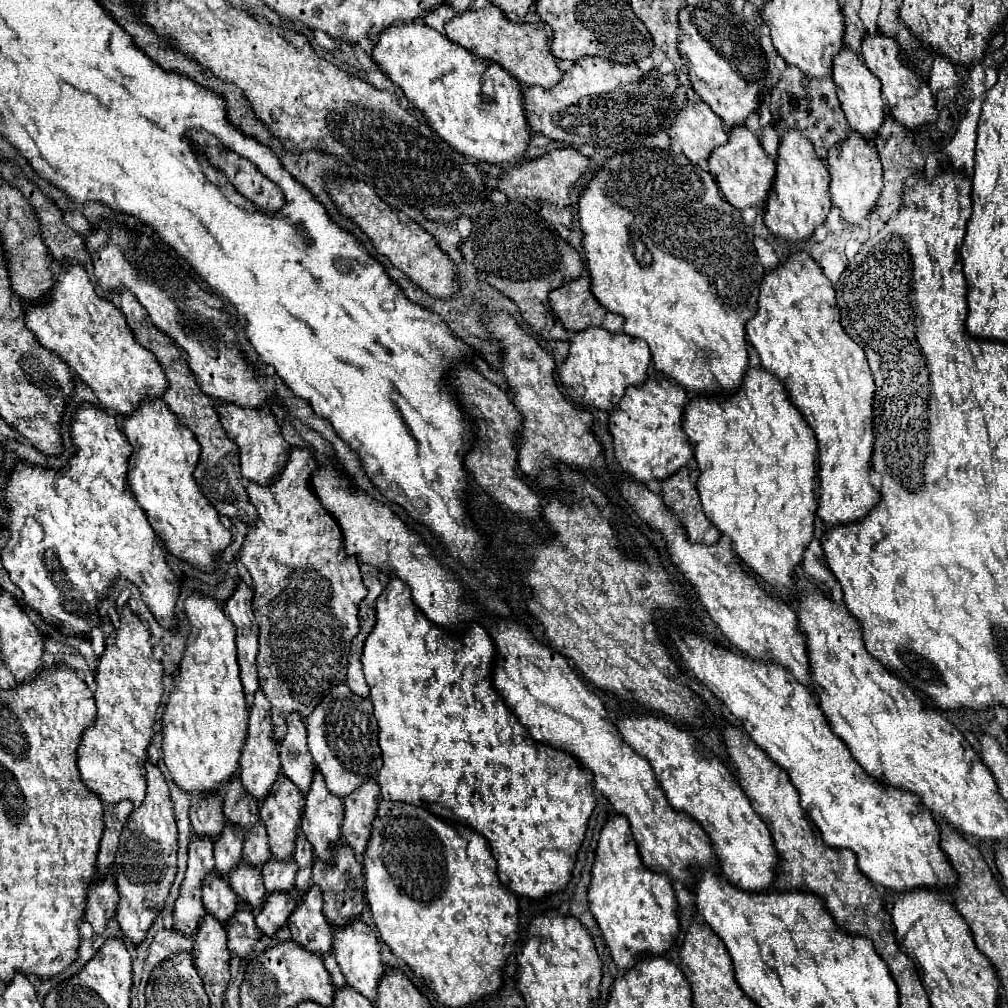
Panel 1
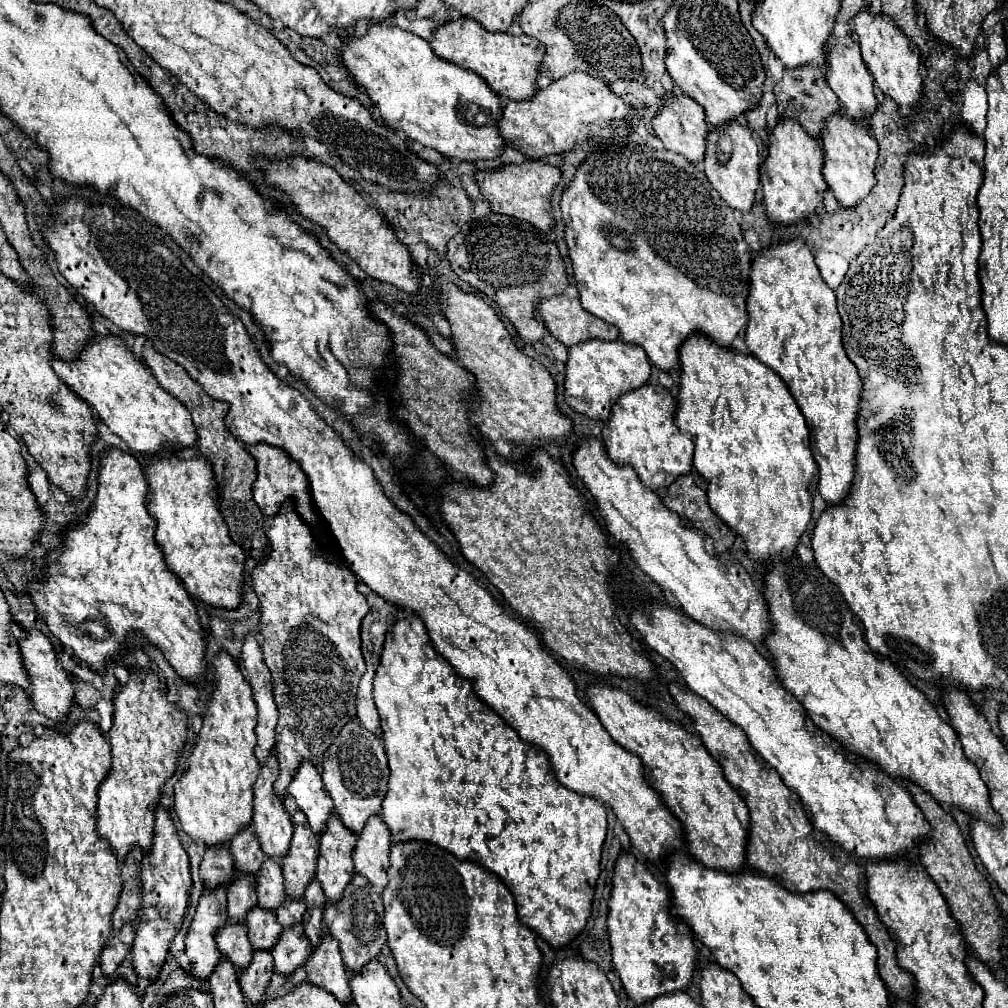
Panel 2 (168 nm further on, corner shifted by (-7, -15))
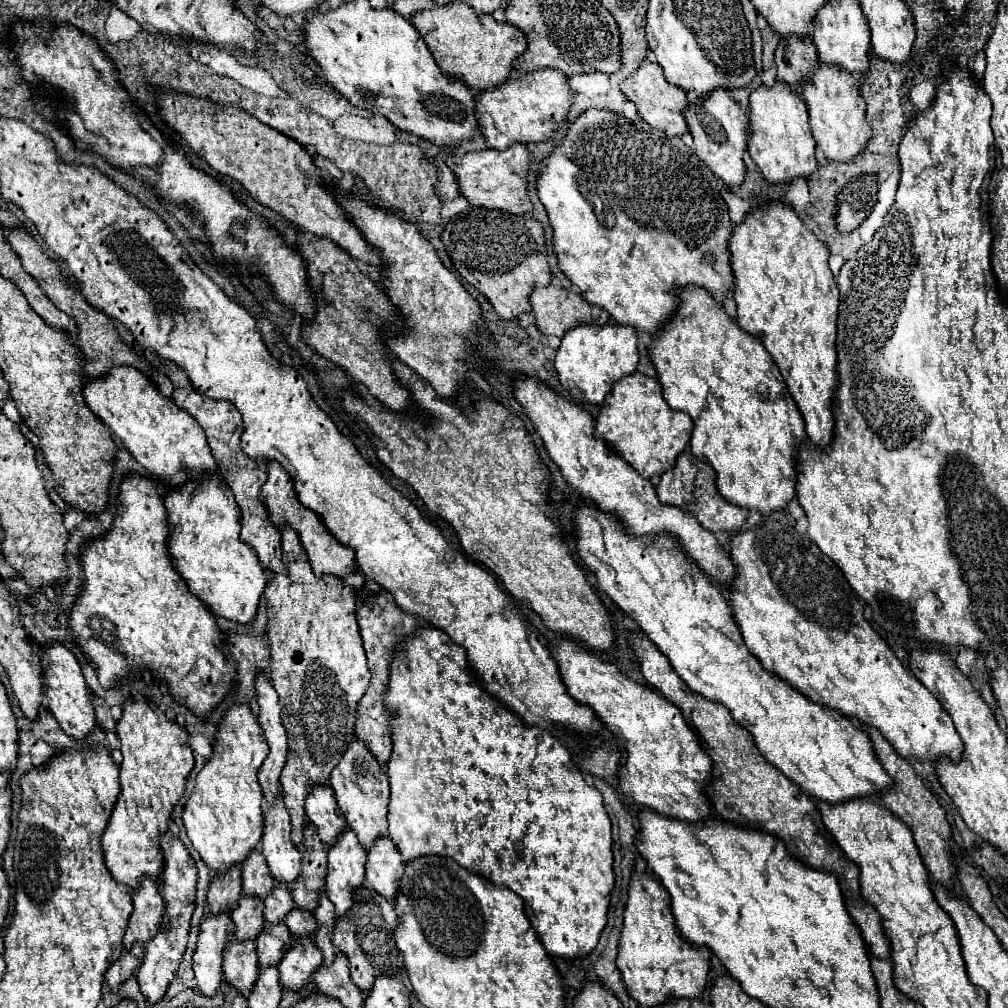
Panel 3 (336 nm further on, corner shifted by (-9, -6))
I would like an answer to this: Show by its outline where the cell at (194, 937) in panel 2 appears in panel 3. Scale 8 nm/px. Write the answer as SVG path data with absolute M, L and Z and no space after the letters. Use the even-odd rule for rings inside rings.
M206 914L200 922L198 942L192 956L198 988L212 996L216 994L222 974L222 950L232 940L234 922L230 914Z

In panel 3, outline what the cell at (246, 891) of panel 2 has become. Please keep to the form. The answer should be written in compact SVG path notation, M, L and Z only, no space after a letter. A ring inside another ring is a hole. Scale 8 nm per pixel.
M242 894L242 898L238 900L238 906L232 910L232 920L236 924L234 936L238 940L244 940L244 938L254 940L256 934L260 934L264 926L262 910L264 910L264 904L260 898Z

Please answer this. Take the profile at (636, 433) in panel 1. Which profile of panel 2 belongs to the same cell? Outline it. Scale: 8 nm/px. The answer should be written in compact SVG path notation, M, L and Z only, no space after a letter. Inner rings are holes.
M646 383L640 389L628 391L612 405L610 419L602 427L602 441L608 457L618 465L630 465L638 473L640 481L650 487L656 473L666 475L666 485L676 477L686 475L692 469L694 443L674 425L676 401L662 385Z

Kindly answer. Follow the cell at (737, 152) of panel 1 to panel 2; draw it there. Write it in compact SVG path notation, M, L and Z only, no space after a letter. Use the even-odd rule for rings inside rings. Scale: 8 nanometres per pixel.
M738 119L728 121L724 127L710 127L706 137L706 157L704 157L704 173L712 187L720 193L720 197L736 211L748 213L754 203L754 193L758 187L758 167L766 159L768 149L756 131Z

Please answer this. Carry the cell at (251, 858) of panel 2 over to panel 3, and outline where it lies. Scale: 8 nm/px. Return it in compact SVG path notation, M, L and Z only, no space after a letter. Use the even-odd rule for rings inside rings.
M254 850L246 862L242 862L242 890L244 894L252 894L258 898L264 898L274 886L274 878L270 876L270 870L266 866L266 860L262 858L262 850Z

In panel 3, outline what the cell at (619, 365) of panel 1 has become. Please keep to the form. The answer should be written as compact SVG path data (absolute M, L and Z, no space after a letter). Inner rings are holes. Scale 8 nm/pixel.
M582 324L564 334L562 344L556 352L554 366L562 388L574 400L602 404L606 392L612 390L620 378L636 372L638 360L640 360L638 338L634 328L620 324L606 324L606 326Z

